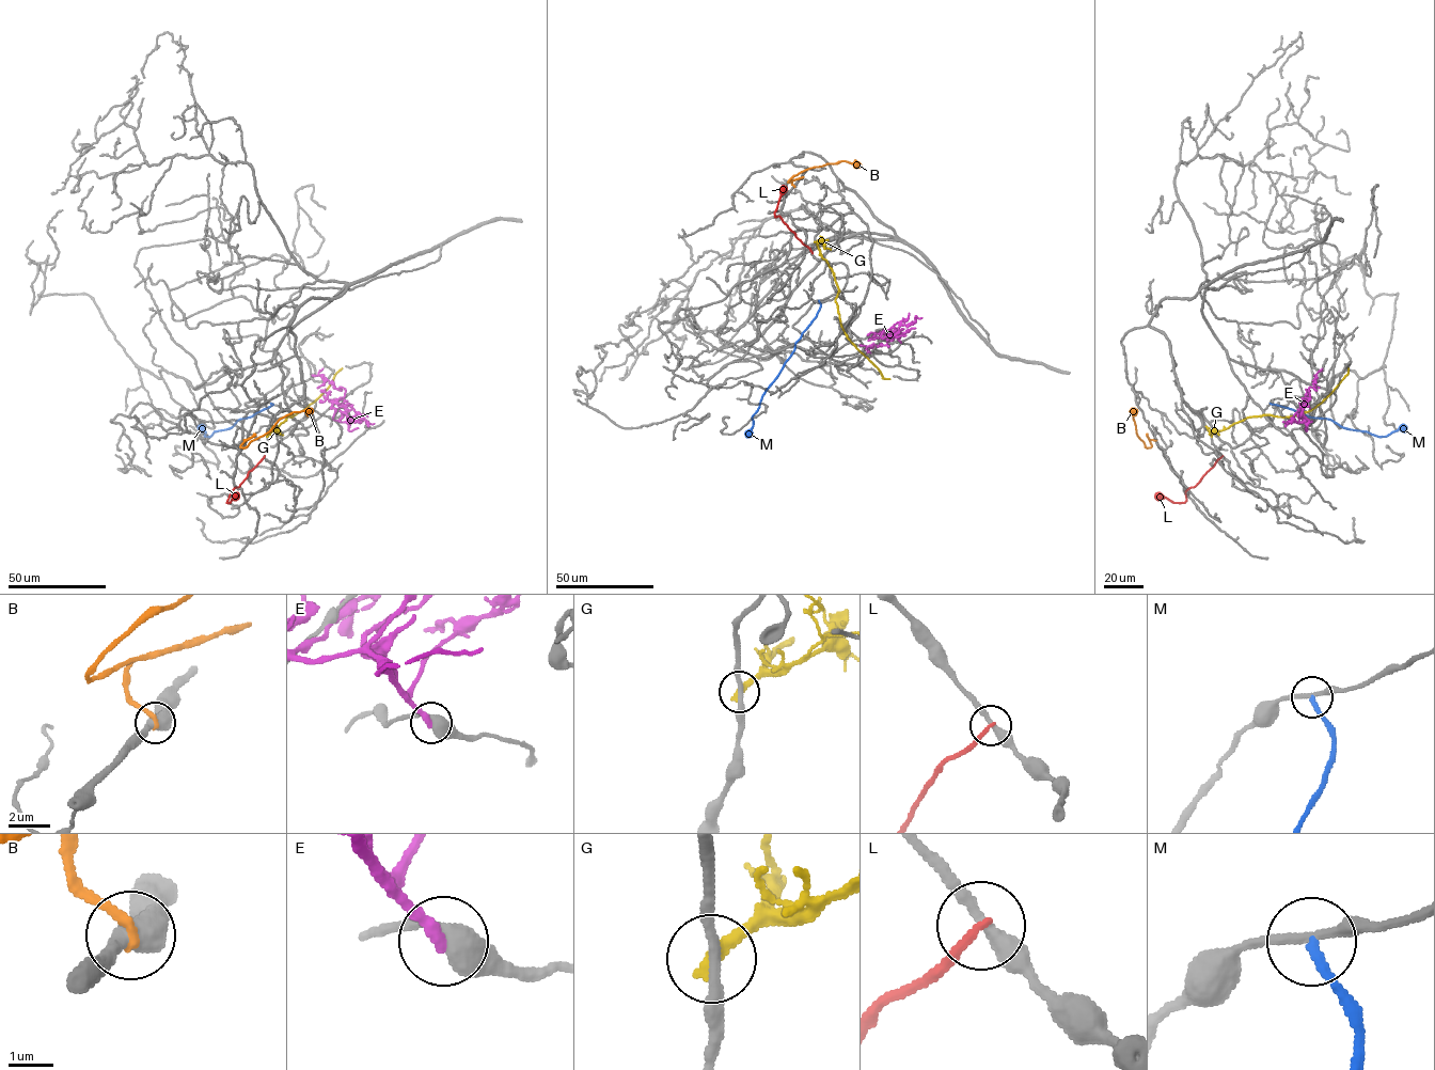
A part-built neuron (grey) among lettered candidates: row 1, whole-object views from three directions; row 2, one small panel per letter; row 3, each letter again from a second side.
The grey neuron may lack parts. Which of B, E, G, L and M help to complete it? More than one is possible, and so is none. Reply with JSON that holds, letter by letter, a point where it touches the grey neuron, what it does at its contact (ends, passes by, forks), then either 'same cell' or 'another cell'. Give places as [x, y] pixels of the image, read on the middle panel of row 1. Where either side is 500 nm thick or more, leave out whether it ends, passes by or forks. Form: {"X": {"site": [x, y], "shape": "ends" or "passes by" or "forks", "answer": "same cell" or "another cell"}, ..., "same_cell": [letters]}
{"B": {"site": [794, 186], "shape": "ends", "answer": "another cell"}, "E": {"site": [901, 342], "shape": "ends", "answer": "another cell"}, "G": {"site": [815, 241], "shape": "ends", "answer": "another cell"}, "L": {"site": [813, 253], "shape": "ends", "answer": "another cell"}, "M": {"site": [818, 300], "shape": "ends", "answer": "another cell"}, "same_cell": []}

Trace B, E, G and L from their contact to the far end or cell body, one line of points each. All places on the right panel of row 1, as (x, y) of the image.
B: (1155, 440), (1150, 440), (1151, 446), (1147, 447), (1137, 436), (1131, 412), (1134, 410)
E: (1311, 421), (1303, 415), (1303, 409), (1309, 398), (1309, 388), (1314, 389), (1315, 374), (1322, 368)
G: (1211, 436), (1246, 418), (1291, 417), (1311, 410), (1333, 391), (1349, 367)
L: (1223, 456), (1186, 491), (1184, 502), (1171, 502), (1155, 494)

